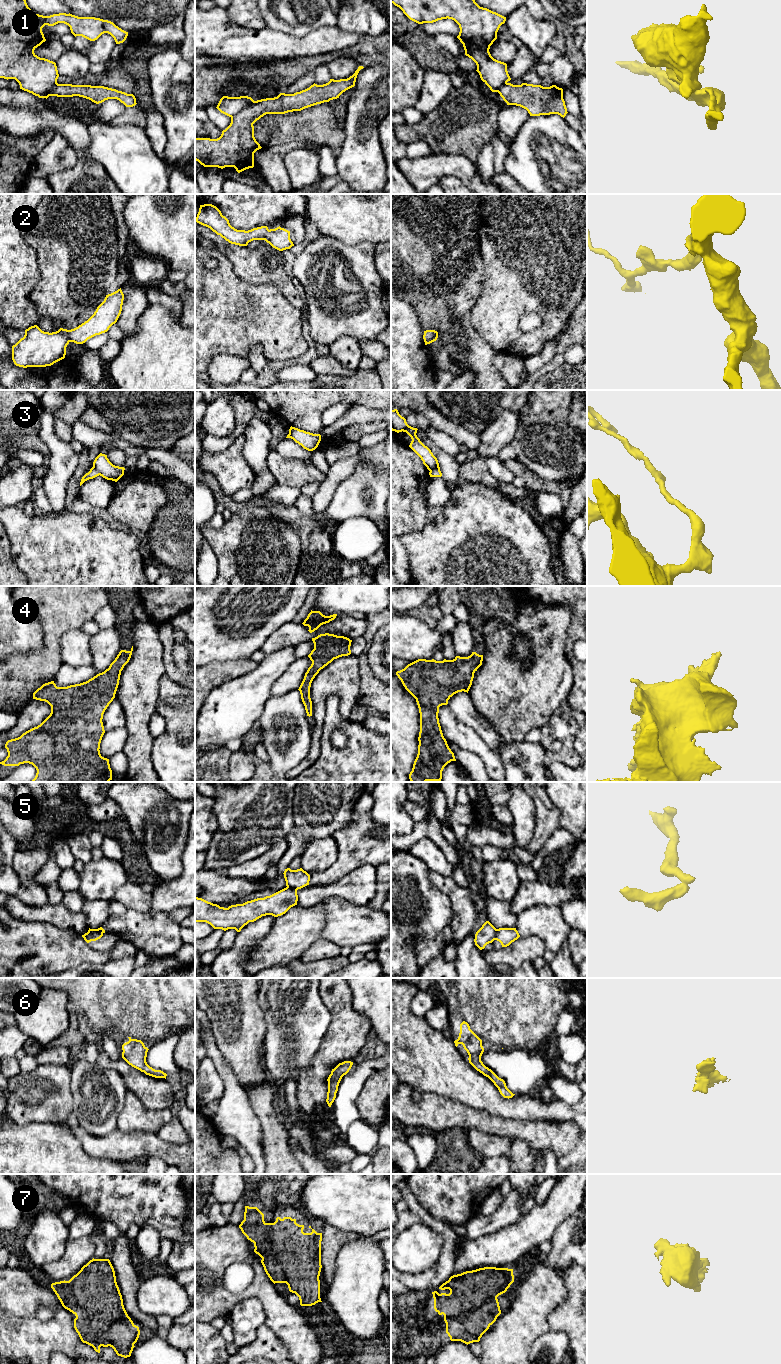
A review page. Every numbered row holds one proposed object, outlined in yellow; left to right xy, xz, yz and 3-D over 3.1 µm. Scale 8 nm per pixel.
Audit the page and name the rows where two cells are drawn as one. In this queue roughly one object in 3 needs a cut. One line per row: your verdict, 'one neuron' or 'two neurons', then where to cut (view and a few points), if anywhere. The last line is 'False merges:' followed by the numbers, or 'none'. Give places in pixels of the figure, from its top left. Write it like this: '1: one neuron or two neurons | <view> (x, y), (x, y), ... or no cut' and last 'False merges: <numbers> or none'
1: two neurons | xz (253, 100), (248, 106), (231, 117)
2: one neuron | no cut
3: two neurons | yz (439, 468), (434, 468), (430, 471)
4: one neuron | no cut
5: two neurons | yz (497, 929), (494, 939)
6: one neuron | no cut
7: one neuron | no cut
False merges: 1, 3, 5

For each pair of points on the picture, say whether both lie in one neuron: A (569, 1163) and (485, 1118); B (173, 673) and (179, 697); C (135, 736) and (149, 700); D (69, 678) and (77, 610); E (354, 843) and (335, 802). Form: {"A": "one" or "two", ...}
{"A": "one", "B": "two", "C": "one", "D": "two", "E": "two"}

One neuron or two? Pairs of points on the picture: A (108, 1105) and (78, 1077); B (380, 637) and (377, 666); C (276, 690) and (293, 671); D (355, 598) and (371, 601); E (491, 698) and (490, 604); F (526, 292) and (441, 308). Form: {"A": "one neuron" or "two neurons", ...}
{"A": "one neuron", "B": "one neuron", "C": "one neuron", "D": "one neuron", "E": "two neurons", "F": "two neurons"}

